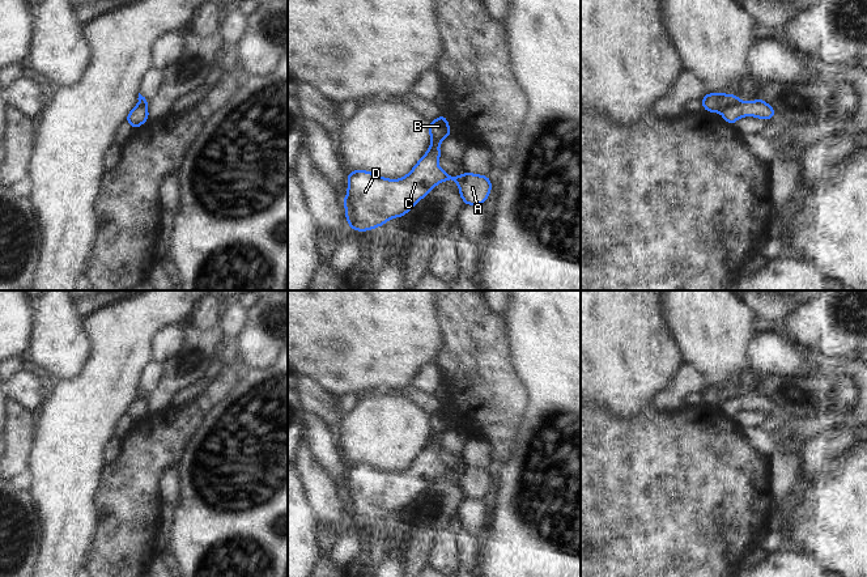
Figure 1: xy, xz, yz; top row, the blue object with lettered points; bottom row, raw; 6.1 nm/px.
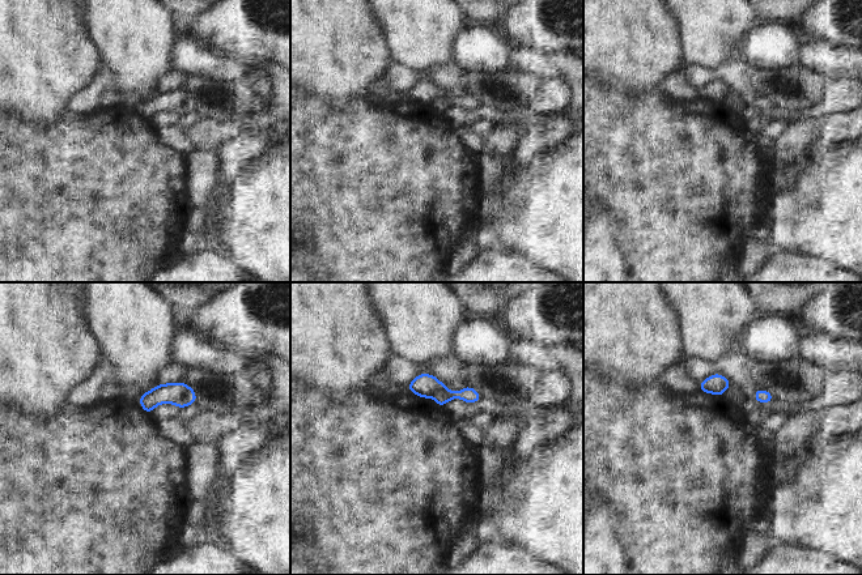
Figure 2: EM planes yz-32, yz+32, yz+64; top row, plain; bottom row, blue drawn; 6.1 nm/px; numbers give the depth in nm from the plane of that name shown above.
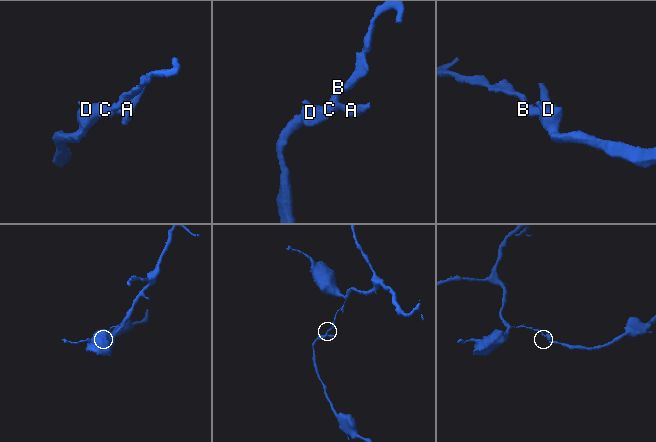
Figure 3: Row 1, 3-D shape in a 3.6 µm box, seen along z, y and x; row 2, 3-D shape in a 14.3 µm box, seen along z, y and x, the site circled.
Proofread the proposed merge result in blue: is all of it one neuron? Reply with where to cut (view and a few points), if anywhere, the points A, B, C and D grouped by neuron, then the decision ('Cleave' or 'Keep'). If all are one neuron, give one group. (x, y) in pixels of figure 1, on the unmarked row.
Split along yz (742, 394), (729, 398), (721, 404). Groups: A C D / B. Cleave

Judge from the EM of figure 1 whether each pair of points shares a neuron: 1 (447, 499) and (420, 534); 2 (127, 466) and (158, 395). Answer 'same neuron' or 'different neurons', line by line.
1: same neuron
2: different neurons

